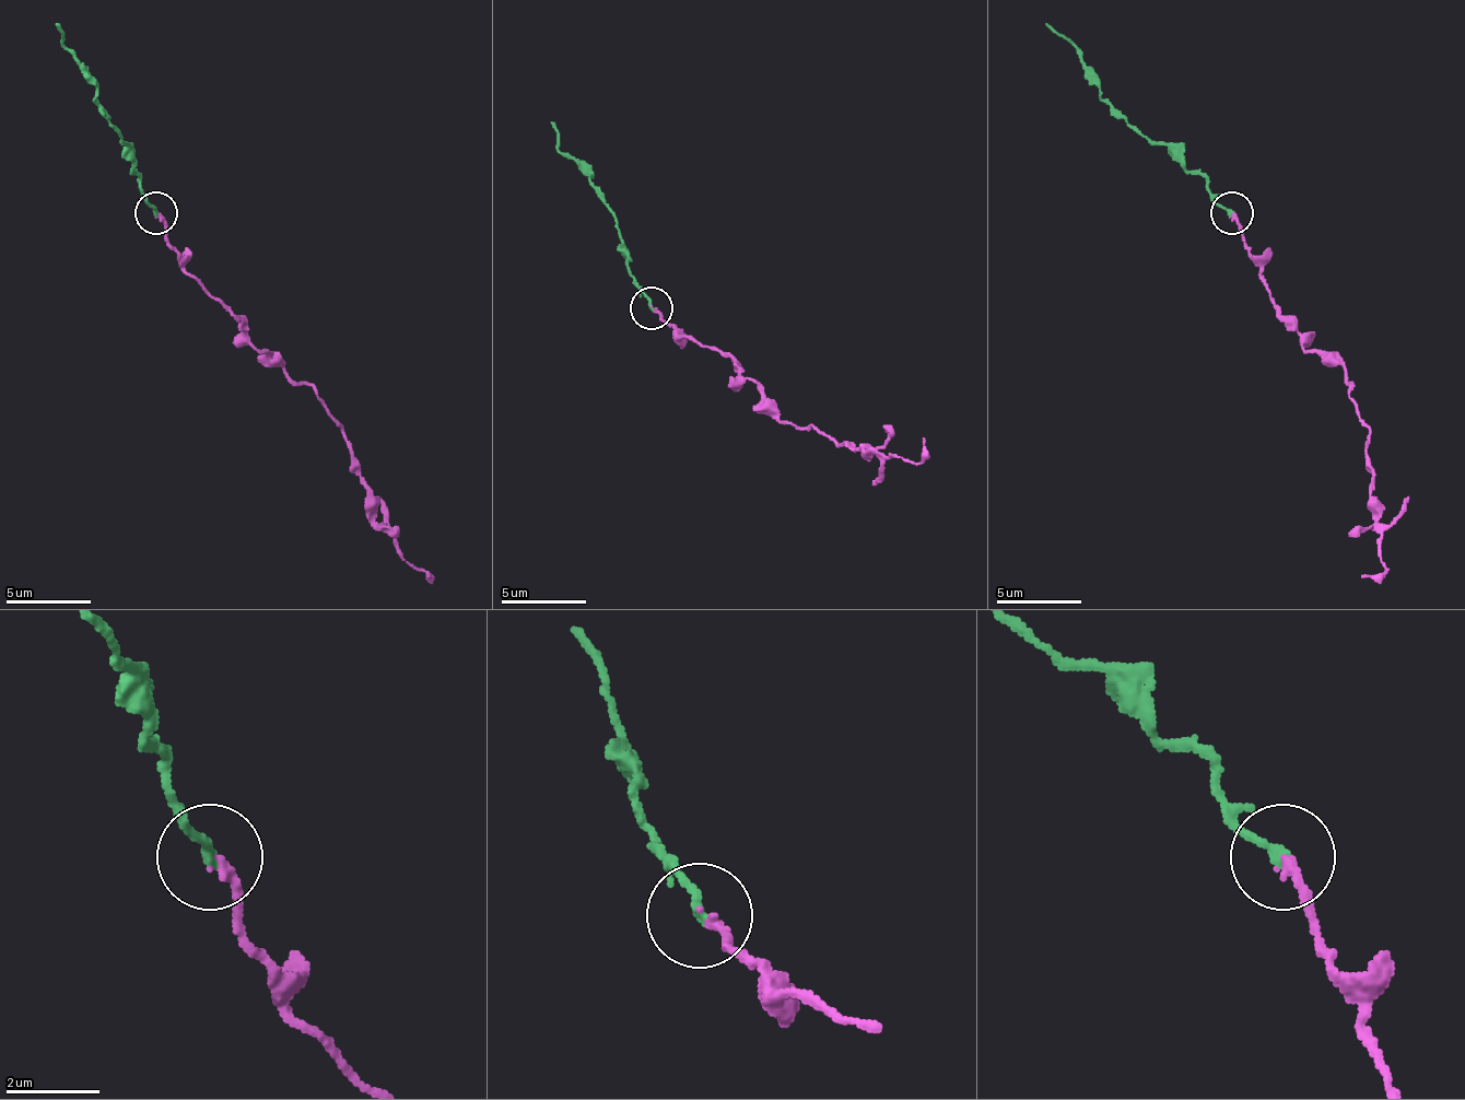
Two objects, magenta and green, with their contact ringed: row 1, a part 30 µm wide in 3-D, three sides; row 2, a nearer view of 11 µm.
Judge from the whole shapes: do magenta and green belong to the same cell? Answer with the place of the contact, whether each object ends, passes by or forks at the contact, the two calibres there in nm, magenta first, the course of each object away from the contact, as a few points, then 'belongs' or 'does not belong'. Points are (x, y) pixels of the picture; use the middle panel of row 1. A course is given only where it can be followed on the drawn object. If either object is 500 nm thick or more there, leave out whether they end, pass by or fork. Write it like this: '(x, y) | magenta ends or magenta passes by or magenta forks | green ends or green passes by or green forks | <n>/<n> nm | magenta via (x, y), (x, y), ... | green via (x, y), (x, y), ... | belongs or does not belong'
(651, 307) | magenta ends | green ends | 200/220 nm | magenta via (649, 306), (676, 332), (714, 344), (752, 379), (782, 422), (811, 425), (838, 443), (914, 464), (926, 439) | green via (649, 306), (629, 272), (616, 213), (595, 187), (590, 175), (560, 149), (552, 124) | belongs

